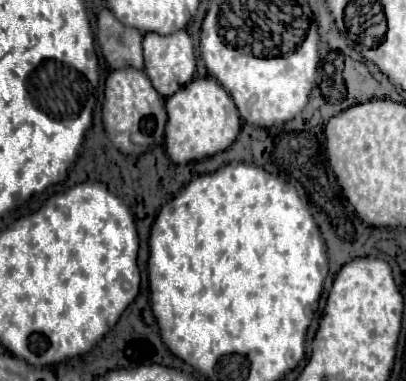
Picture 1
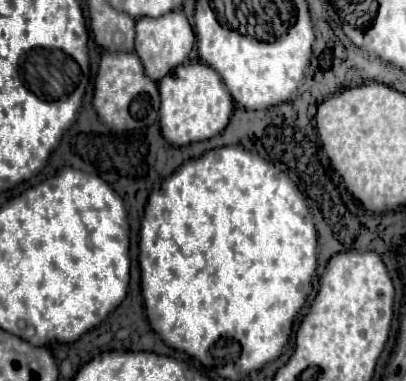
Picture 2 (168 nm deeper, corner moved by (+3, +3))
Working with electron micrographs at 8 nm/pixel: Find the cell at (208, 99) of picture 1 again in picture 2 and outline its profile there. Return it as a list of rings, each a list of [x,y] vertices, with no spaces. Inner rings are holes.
[[[189,62],[177,66],[171,74],[159,80],[159,94],[161,134],[173,146],[185,146],[221,134],[233,112],[233,98],[229,90],[225,88],[219,74],[203,62]]]

